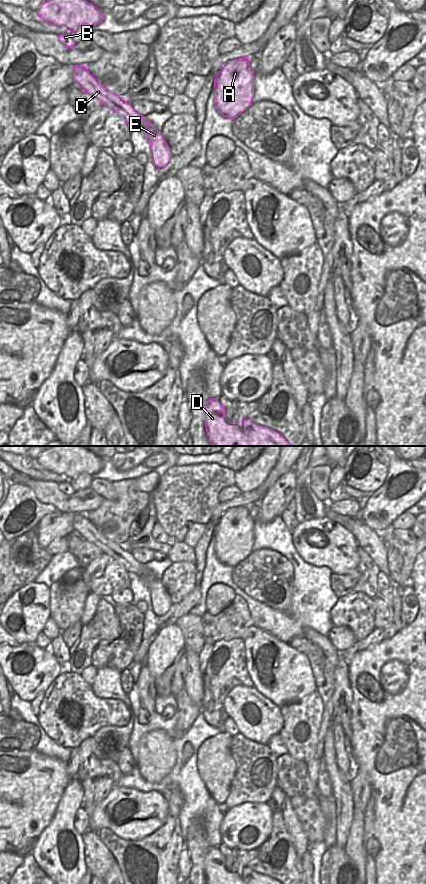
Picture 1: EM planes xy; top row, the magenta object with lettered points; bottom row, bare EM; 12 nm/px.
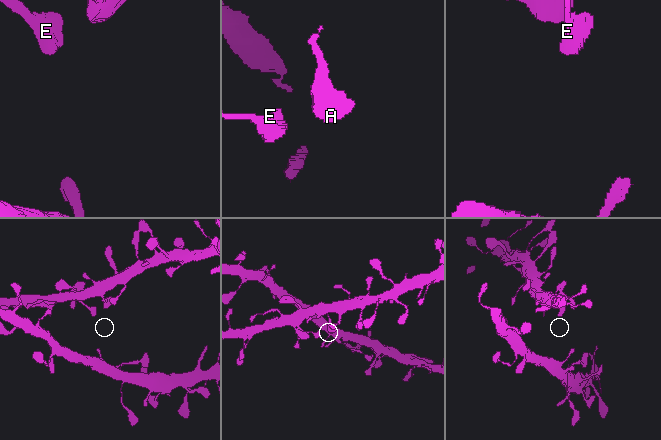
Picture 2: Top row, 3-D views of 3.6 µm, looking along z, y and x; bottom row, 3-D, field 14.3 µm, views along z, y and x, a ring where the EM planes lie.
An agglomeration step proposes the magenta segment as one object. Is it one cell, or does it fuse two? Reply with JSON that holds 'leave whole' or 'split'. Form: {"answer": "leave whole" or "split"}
{"answer": "split"}

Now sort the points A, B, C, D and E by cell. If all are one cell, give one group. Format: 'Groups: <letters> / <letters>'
Groups: A B C E / D

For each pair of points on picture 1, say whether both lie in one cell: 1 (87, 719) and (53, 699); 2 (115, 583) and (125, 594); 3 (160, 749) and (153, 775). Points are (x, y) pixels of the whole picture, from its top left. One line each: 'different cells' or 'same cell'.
1: same cell
2: different cells
3: same cell

